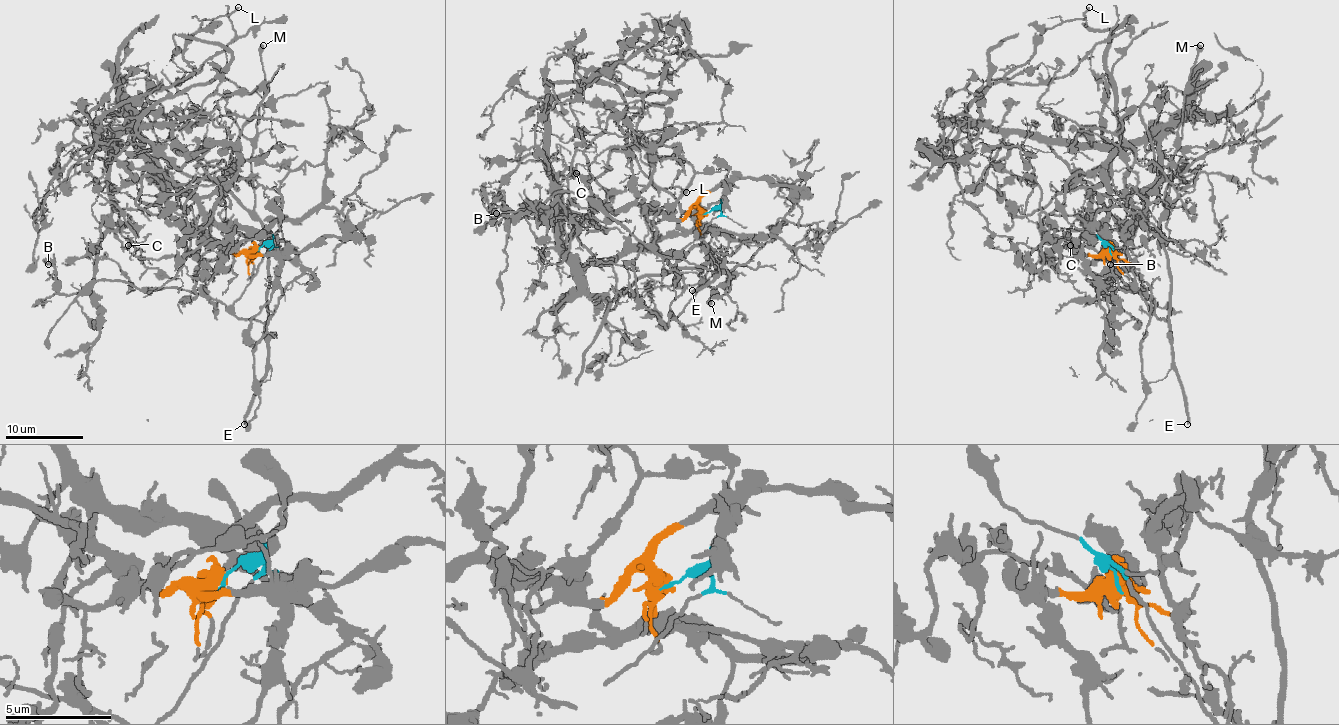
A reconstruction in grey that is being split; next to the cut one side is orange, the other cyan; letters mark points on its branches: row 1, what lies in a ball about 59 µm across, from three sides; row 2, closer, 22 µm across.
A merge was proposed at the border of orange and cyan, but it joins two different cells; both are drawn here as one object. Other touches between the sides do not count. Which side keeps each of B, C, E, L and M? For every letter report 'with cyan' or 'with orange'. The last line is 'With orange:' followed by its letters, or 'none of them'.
B: with orange
C: with orange
E: with cyan
L: with orange
M: with cyan
With orange: B, C, L

